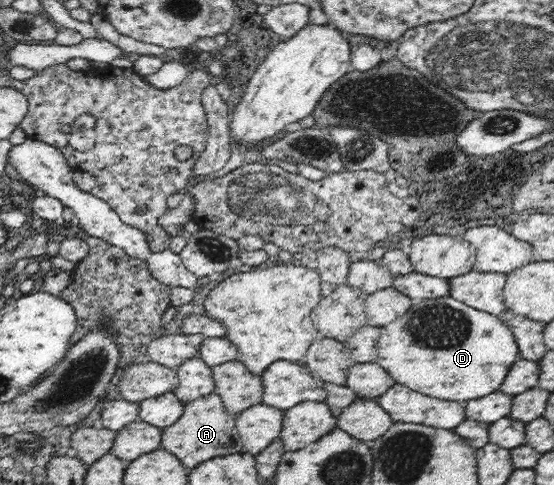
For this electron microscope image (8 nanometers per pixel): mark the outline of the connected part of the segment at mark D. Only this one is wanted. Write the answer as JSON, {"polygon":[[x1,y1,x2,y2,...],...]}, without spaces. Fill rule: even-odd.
{"polygon":[[450,295,414,301,405,315,380,328,376,341,376,362,397,383,456,402,495,393,519,358,515,336,500,316,478,311]]}

